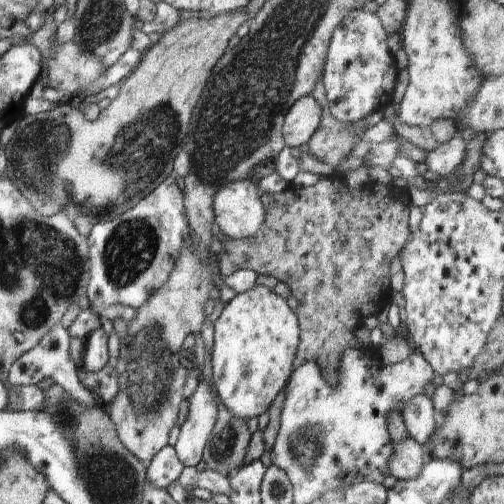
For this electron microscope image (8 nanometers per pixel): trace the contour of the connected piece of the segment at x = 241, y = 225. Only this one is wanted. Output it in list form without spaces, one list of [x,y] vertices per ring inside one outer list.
[[[248,179],[232,181],[216,191],[212,203],[215,219],[214,223],[226,236],[232,239],[248,238],[260,230],[265,210],[260,200],[257,184]]]

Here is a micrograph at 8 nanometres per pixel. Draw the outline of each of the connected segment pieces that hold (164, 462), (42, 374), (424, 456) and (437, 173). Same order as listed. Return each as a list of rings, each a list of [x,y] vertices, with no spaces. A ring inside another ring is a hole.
[[[174,447],[161,448],[147,466],[146,480],[161,489],[166,489],[183,471],[183,464],[178,460]]]
[[[57,322],[47,336],[34,349],[30,349],[14,362],[10,367],[8,383],[12,387],[36,385],[38,382],[42,382],[44,378],[50,378],[50,380],[54,380],[54,383],[63,387],[68,394],[71,394],[72,398],[76,399],[76,402],[86,406],[99,404],[98,396],[91,390],[88,390],[78,379],[78,375],[76,374],[78,367],[71,359],[69,353],[70,339],[71,336],[68,329],[64,328],[61,322]]]
[[[404,437],[404,440],[393,443],[393,451],[389,460],[390,475],[401,479],[413,479],[419,475],[420,469],[424,466],[426,460],[429,460],[429,445],[420,444],[412,437]]]
[[[456,131],[454,136],[440,143],[434,150],[425,154],[425,159],[429,176],[432,178],[446,178],[458,165],[465,155],[464,140],[462,140],[462,131]]]

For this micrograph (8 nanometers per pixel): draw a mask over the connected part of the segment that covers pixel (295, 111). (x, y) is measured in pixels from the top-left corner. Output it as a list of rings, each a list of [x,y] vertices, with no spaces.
[[[310,96],[299,98],[286,113],[282,123],[282,134],[285,146],[298,150],[306,144],[316,132],[322,120],[322,107]]]

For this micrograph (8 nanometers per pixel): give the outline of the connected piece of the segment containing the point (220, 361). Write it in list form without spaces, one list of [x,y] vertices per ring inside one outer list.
[[[254,285],[250,290],[241,292],[232,298],[228,303],[225,304],[222,313],[219,318],[215,321],[214,334],[213,334],[213,347],[212,347],[212,366],[213,366],[213,380],[214,386],[216,386],[215,392],[221,400],[221,404],[224,405],[236,418],[250,419],[264,414],[268,407],[274,402],[276,395],[281,392],[282,389],[287,385],[288,379],[292,374],[293,368],[292,363],[296,358],[296,351],[299,345],[299,322],[297,314],[294,313],[288,304],[286,299],[282,299],[279,295],[272,292],[272,289],[263,285]]]

